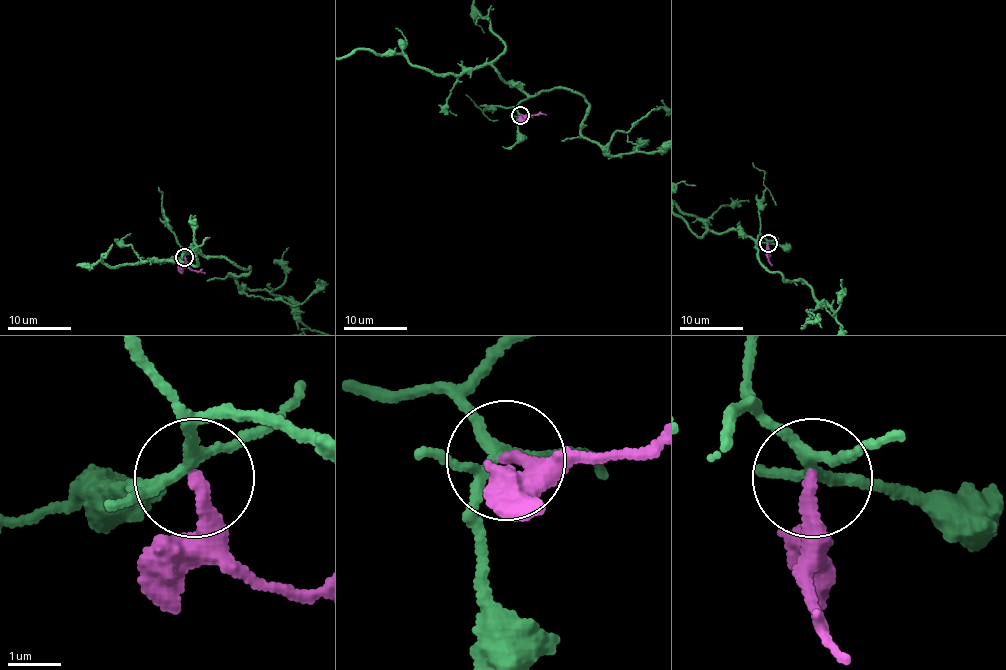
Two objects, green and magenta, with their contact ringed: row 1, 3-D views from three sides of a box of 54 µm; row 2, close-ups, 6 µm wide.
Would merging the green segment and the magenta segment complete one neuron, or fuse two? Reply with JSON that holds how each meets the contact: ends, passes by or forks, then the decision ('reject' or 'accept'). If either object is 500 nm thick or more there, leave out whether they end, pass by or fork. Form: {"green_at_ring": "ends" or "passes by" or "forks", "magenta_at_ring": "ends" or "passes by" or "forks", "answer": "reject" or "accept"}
{"green_at_ring": "forks", "magenta_at_ring": "ends", "answer": "reject"}

